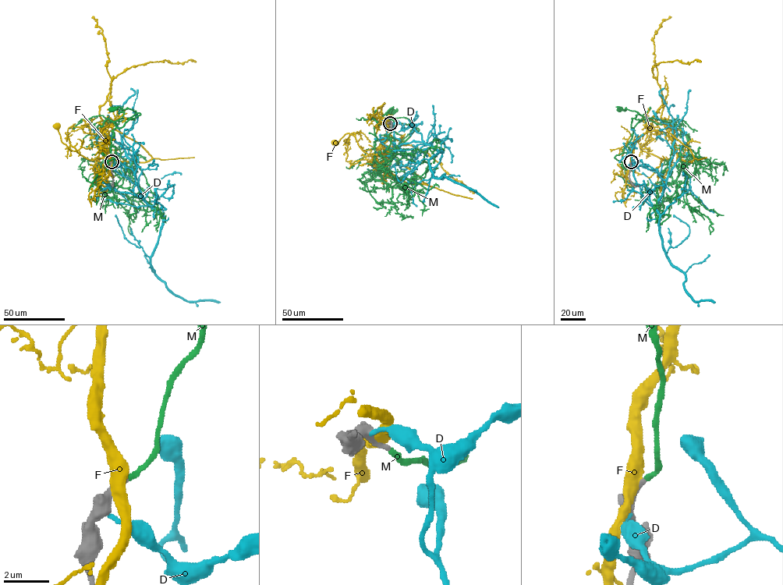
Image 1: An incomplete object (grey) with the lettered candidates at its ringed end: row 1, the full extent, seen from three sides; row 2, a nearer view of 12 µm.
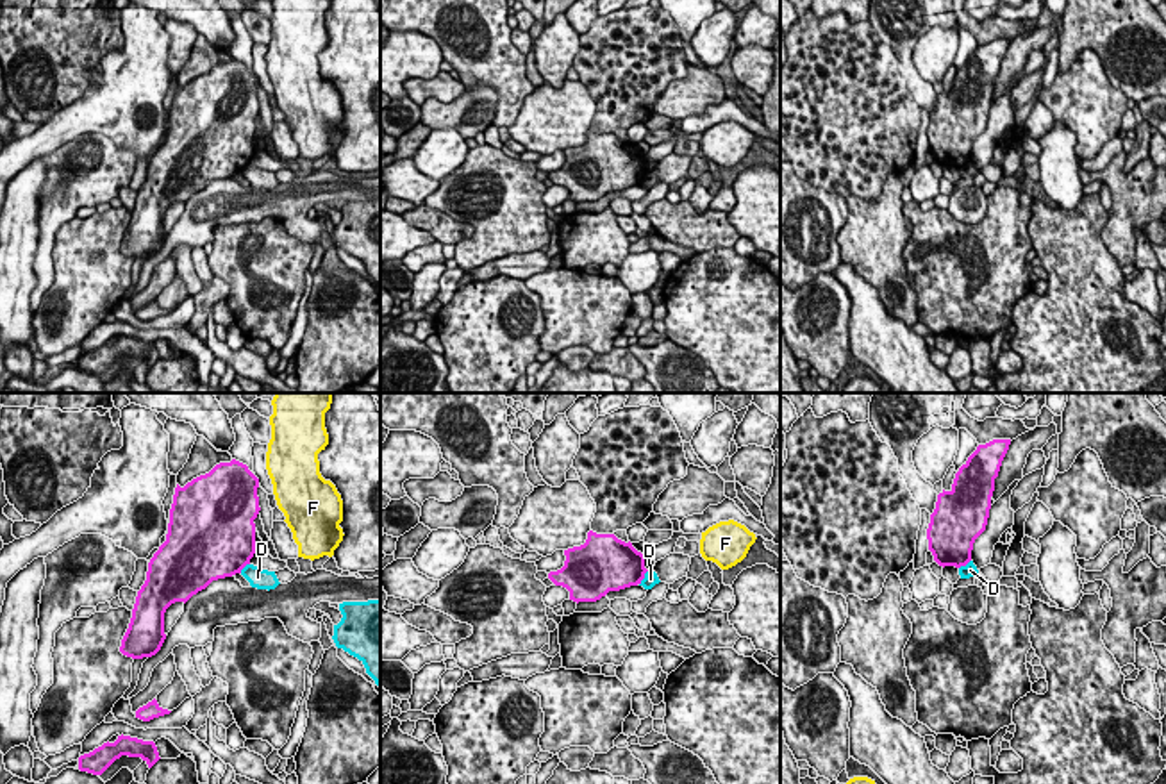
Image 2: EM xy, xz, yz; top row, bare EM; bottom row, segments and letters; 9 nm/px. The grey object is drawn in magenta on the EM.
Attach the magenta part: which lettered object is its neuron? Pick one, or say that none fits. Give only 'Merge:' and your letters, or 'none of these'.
Merge: M

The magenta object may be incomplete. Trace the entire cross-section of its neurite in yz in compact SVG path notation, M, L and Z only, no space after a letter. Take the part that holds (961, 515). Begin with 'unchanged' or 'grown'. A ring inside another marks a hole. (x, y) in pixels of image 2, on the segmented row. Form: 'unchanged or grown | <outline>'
unchanged | M993 439L977 450L955 473L950 491L937 495L927 529L929 550L939 566L966 566L975 539L986 530L995 479L1011 439Z

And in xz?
unchanged | M589 530L586 543L564 550L564 555L564 566L550 571L548 579L555 586L566 588L570 600L577 604L596 602L609 591L637 586L648 571L646 555L614 534Z

